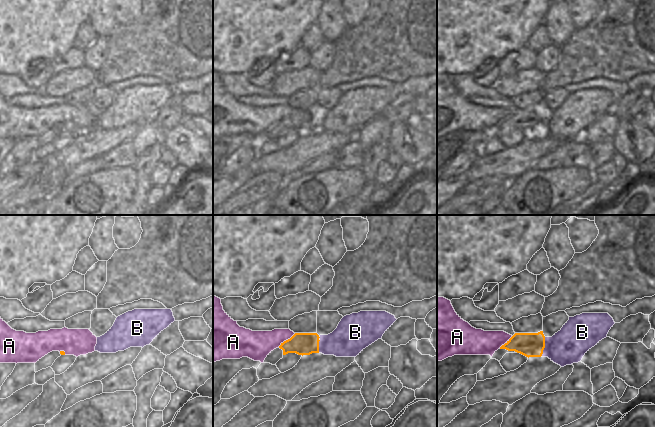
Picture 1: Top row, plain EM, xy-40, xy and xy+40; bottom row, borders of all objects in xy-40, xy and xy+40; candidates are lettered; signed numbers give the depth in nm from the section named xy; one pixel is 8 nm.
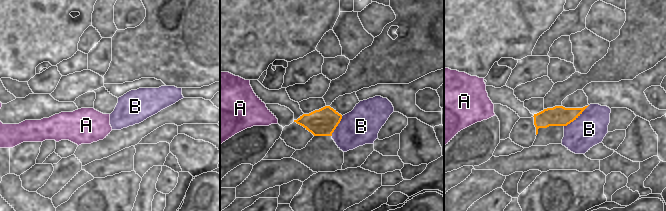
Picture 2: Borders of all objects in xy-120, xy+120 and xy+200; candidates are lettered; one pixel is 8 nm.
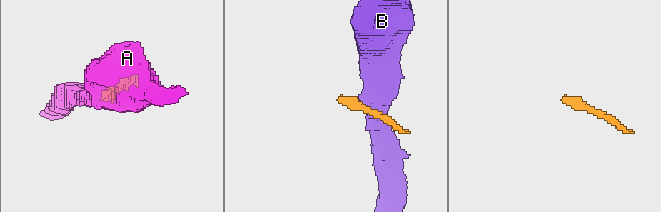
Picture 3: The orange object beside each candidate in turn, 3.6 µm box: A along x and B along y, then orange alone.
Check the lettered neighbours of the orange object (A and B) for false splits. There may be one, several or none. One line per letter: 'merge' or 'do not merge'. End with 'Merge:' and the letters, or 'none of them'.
A: do not merge
B: do not merge
Merge: none of them

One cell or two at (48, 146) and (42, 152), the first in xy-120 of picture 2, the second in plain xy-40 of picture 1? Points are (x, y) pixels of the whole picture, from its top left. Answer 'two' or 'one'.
two

